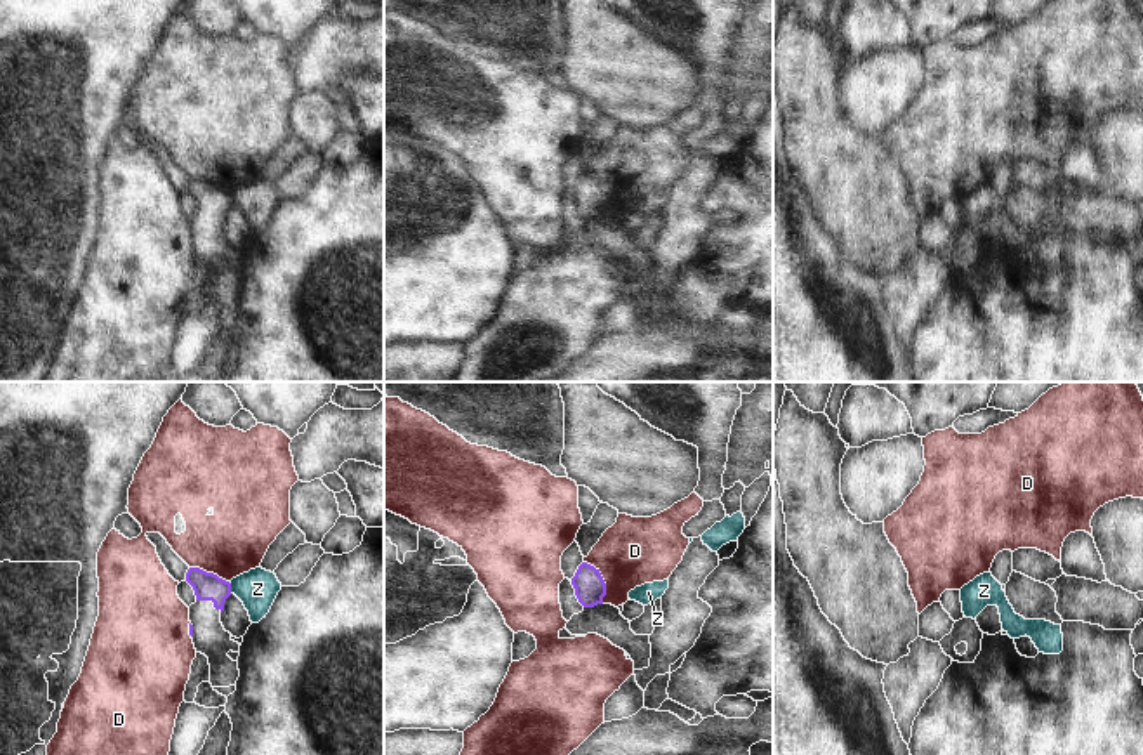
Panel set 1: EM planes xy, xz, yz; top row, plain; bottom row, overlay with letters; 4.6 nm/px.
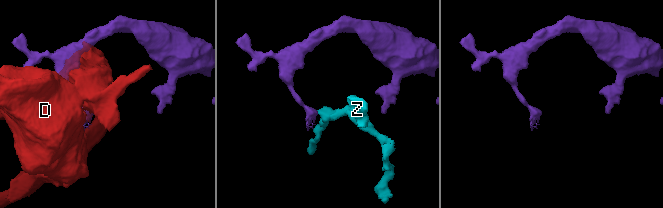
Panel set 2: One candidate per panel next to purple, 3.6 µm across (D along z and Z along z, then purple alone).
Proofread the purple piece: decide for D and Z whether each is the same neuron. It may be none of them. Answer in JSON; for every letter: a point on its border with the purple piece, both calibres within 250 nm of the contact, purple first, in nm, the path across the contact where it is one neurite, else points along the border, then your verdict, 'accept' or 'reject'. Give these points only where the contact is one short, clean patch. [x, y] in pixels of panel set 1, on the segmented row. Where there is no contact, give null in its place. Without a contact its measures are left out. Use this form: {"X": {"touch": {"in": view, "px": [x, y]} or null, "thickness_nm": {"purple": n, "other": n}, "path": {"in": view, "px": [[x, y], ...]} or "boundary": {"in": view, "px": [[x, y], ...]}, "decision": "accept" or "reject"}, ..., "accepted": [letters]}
{"D": {"touch": {"in": "xz", "px": [603, 580]}, "thickness_nm": {"purple": 140, "other": 320}, "decision": "reject"}, "Z": {"touch": {"in": "xy", "px": [230, 587]}, "thickness_nm": {"purple": 130, "other": 190}, "boundary": {"in": "xy", "px": [[228, 582], [231, 592]]}, "decision": "reject"}, "accepted": []}

